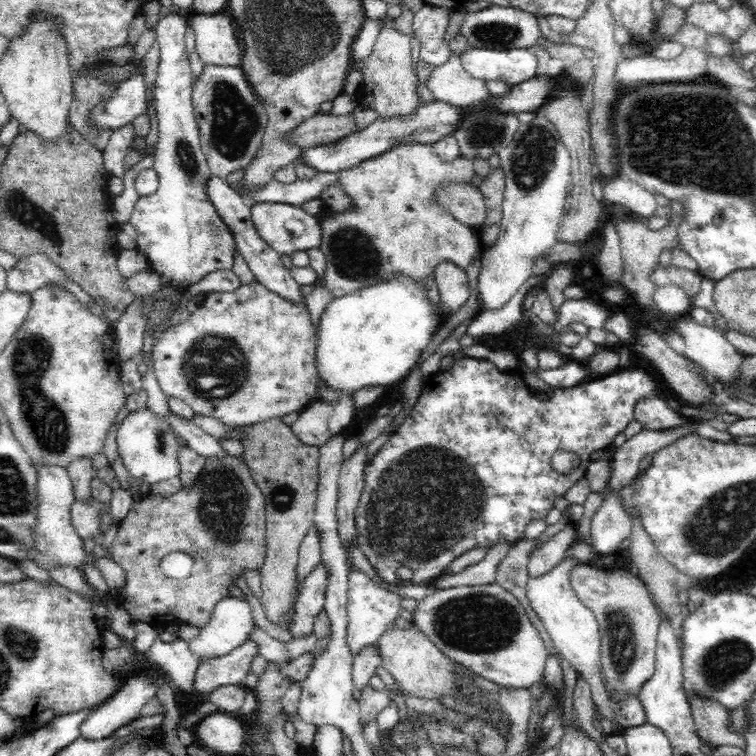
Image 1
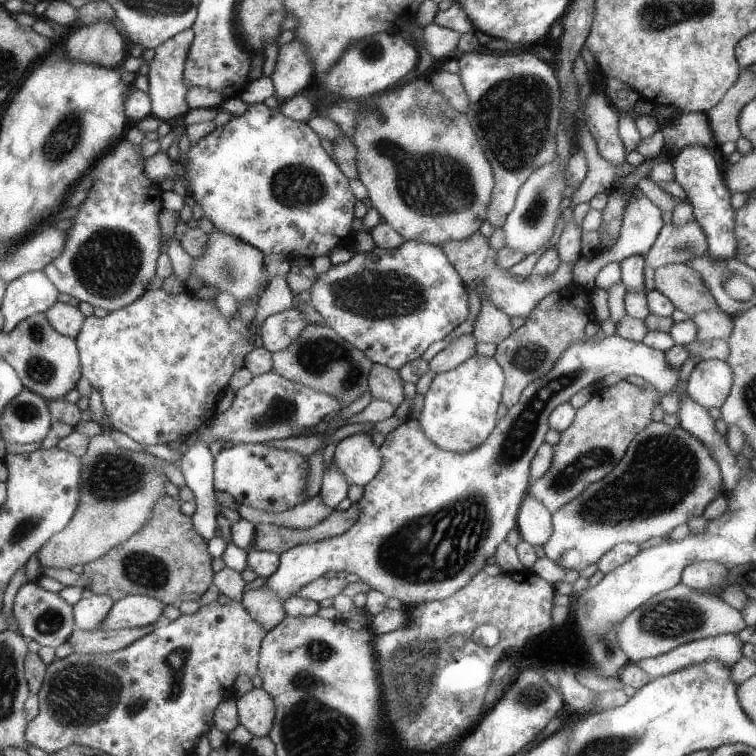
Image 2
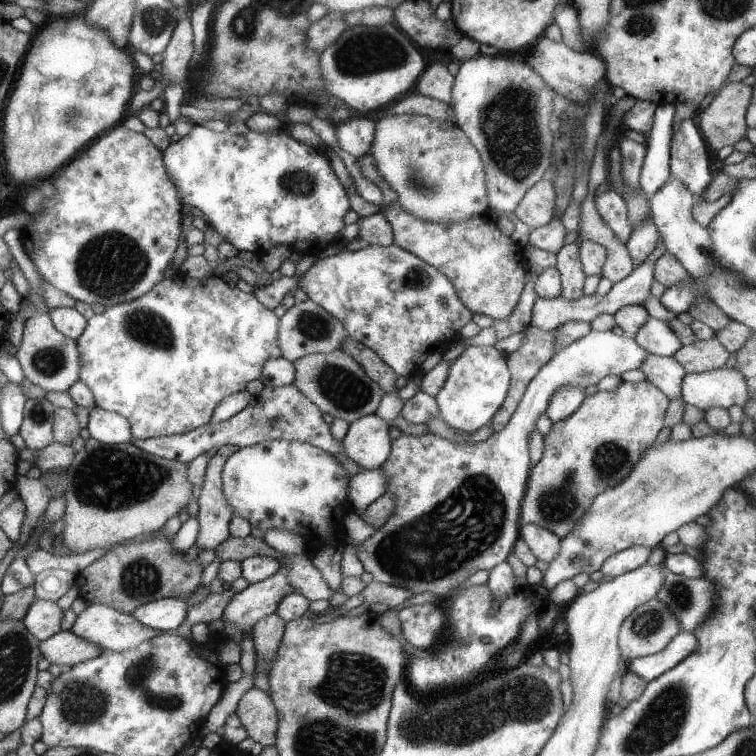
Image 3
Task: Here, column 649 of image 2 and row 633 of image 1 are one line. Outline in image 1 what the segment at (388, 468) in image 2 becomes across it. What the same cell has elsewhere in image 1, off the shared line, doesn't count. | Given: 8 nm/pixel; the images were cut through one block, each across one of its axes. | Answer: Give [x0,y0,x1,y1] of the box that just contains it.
[346,566,402,655]

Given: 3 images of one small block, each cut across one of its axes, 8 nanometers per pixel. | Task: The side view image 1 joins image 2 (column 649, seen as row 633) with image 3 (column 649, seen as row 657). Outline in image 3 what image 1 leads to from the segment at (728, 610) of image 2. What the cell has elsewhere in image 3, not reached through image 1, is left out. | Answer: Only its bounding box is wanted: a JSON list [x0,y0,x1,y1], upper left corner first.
[618,599,677,662]

